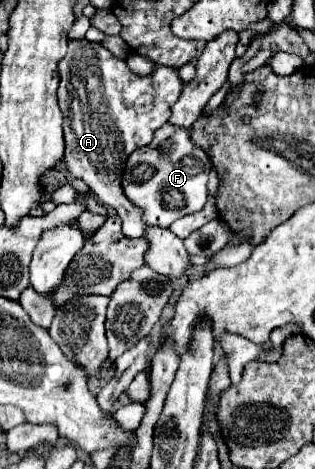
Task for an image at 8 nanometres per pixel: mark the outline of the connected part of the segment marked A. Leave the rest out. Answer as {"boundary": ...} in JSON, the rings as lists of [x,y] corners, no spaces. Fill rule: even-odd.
{"boundary":[[[86,38],[82,40],[70,40],[68,42],[68,52],[60,60],[60,88],[58,88],[58,104],[62,114],[64,114],[64,140],[66,140],[66,150],[64,150],[64,162],[66,170],[74,176],[80,178],[88,184],[92,194],[98,198],[100,204],[110,206],[116,210],[116,214],[122,220],[122,232],[128,238],[142,238],[146,222],[142,220],[142,214],[138,208],[134,208],[120,186],[122,180],[122,170],[126,164],[126,158],[136,150],[152,142],[154,130],[160,128],[164,122],[170,118],[170,108],[172,104],[180,98],[184,88],[184,82],[178,76],[176,68],[168,68],[162,64],[154,64],[154,70],[148,76],[134,74],[126,60],[120,60],[108,52],[100,42],[88,42]],[[80,68],[96,68],[96,82],[90,76],[90,82],[86,80],[86,72],[90,70],[80,70]]]}

